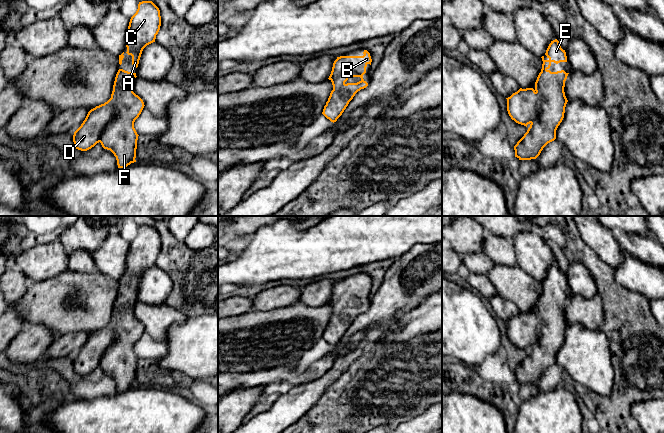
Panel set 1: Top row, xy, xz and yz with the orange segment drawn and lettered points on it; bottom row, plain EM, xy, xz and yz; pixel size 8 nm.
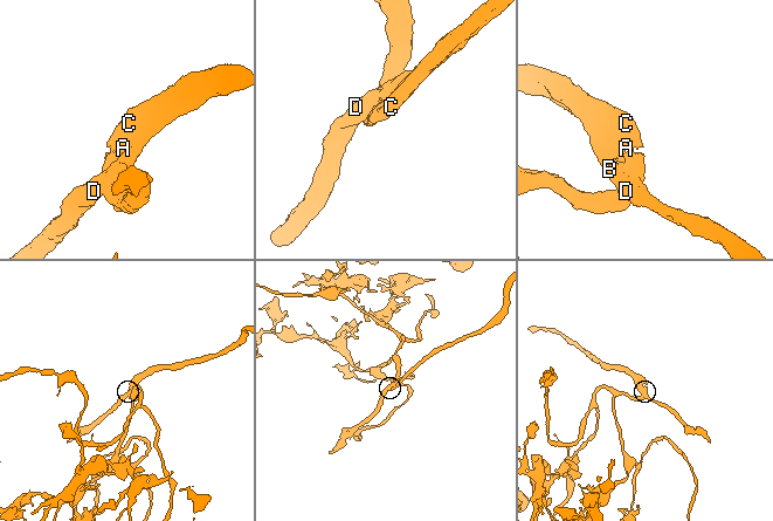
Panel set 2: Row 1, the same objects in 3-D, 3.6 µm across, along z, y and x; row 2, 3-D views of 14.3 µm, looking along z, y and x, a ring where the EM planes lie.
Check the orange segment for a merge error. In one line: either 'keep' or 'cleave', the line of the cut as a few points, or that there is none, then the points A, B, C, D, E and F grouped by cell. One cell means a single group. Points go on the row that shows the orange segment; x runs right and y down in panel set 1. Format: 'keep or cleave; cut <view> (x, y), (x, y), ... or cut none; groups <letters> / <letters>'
keep; cut none; groups A B C D E F

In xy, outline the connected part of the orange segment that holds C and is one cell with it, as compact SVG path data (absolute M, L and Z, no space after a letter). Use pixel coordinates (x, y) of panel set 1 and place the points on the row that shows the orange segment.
M152 1L139 2L138 9L129 22L126 43L126 53L132 56L132 65L136 68L143 49L155 42L160 26L159 8Z

